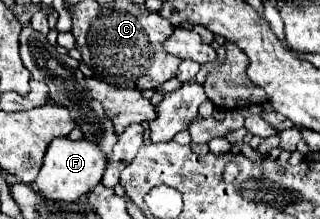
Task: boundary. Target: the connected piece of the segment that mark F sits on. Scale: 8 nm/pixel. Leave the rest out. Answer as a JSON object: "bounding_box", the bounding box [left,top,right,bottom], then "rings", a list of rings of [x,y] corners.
{"bounding_box":[35,138,107,202],"rings":[[[55,138],[51,146],[47,148],[39,176],[35,178],[35,190],[47,200],[75,202],[101,182],[105,168],[107,168],[107,160],[97,144],[87,142],[87,140]]]}

